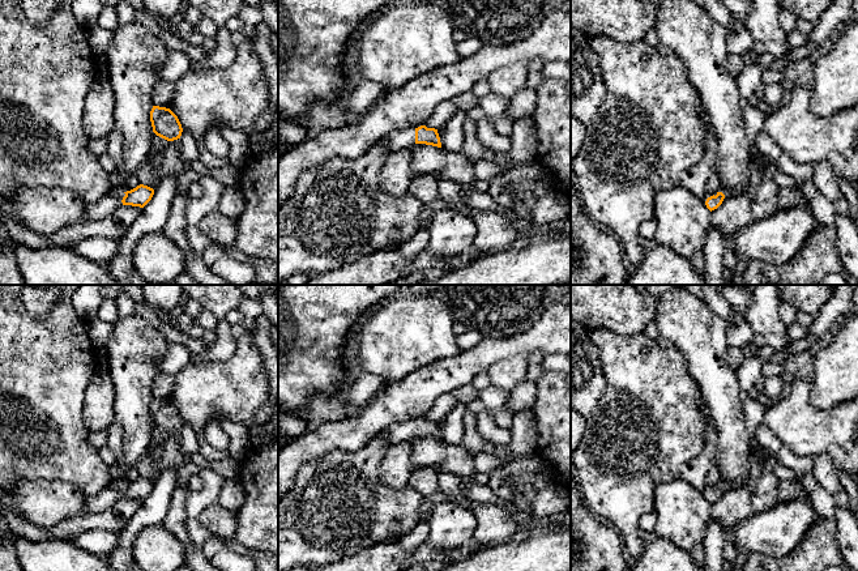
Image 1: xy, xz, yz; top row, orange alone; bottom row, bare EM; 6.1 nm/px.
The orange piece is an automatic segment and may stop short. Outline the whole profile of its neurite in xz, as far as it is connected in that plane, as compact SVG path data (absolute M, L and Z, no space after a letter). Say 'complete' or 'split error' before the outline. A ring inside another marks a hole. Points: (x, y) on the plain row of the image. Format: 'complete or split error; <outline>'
split error; M426 418L393 423L383 432L387 435L389 446L410 440L414 436L426 436L441 440L437 422L427 421Z

